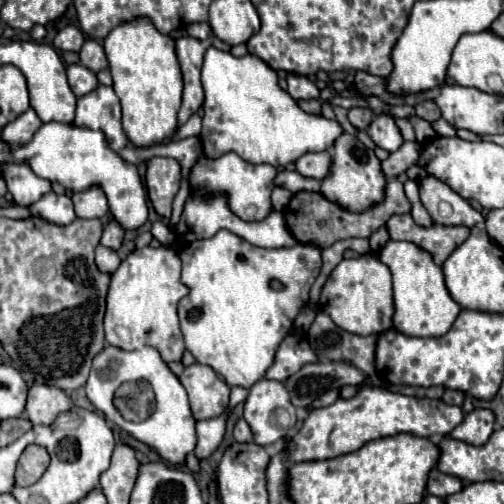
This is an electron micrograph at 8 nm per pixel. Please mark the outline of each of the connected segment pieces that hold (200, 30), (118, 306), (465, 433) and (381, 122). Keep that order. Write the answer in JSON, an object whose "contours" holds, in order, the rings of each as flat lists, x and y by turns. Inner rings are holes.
{"contours":[[[192,23,192,25,186,27,186,33,188,33,190,37,194,37,194,39,204,41,204,37,210,35,210,25,208,25,208,23]],[[166,247,136,249,112,273,104,315,106,341,124,351,152,345,160,351,166,363,180,361,184,353,184,339,176,307,186,293,188,289,180,283,180,259,174,251]],[[474,409,464,417,464,421,450,433,452,439,464,441,468,445,484,445,494,431,494,413,488,409]],[[380,113,380,115,374,117,372,125,368,127,368,135,370,135,370,139,378,147,386,149,388,153,394,153,404,143,404,139,402,139,402,135,400,135,394,119,388,117,388,115,384,115,384,113]]]}

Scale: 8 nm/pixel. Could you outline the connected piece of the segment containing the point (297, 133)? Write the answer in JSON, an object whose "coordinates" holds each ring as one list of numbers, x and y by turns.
{"coordinates":[[210,47,204,55,202,65,202,85,204,85,204,117,202,117,202,145,204,155,208,159,218,159,224,153,238,153,248,163,268,163,276,169,284,169,288,163,294,163,298,157,306,153,326,151,334,145,336,137,342,135,342,127,338,121,324,119,322,115,304,113,292,97,278,85,276,71,264,65,256,55,234,57,232,53,224,53,216,47]]}

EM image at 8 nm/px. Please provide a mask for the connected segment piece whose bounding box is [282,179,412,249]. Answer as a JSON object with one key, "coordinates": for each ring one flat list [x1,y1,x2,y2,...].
{"coordinates":[[388,181,386,185,386,199,384,203,378,203,374,207,370,207,364,213,350,213,346,209,342,209,340,205,328,201,324,195,320,193,296,193,292,197,292,201,286,205,284,219,288,223,288,229,292,231,292,235,302,241,302,243,314,243,318,247,330,247,332,243,340,241,340,239,348,239,348,237,370,237,376,229,380,229,388,217,396,215,396,213,410,213,412,203,408,207,408,197,404,193,404,185,400,181]]}

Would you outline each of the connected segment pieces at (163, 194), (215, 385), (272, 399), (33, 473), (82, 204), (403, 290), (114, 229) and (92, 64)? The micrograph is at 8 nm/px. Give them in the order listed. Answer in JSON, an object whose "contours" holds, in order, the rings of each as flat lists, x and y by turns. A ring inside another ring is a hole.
{"contours":[[[154,157,148,161,146,189,152,207,164,219,170,219,172,201,180,187,180,165,168,157]],[[192,363,184,369,180,381,188,391,190,407,194,407,194,419,218,417,228,407,230,387,214,373,212,367]],[[266,377,256,381,244,401,244,419,258,445,270,445,290,435,296,425,296,407,290,403,284,383]],[[28,445,18,461,16,469,16,485,32,485,36,483,50,463,48,451,40,445]],[[92,187,88,191,80,191,72,195,74,201,74,209,76,209,76,217,84,217,84,219,92,219,92,217,104,217,108,213,108,203,106,203,106,195,98,189]],[[388,241,376,257,392,273,394,291,394,317,392,325,396,331,410,337,440,337,444,335,460,313,460,305,450,297,442,269,434,263,432,255,410,241]],[[110,221,110,223,104,227,104,233,102,233,100,243,102,243,104,247,118,249,118,247,122,245,122,239,124,239,124,229,120,227,118,221]],[[88,39,80,49,80,65,88,67,94,73,98,73,102,69,108,69,108,59,106,59,104,47,98,41]]]}

